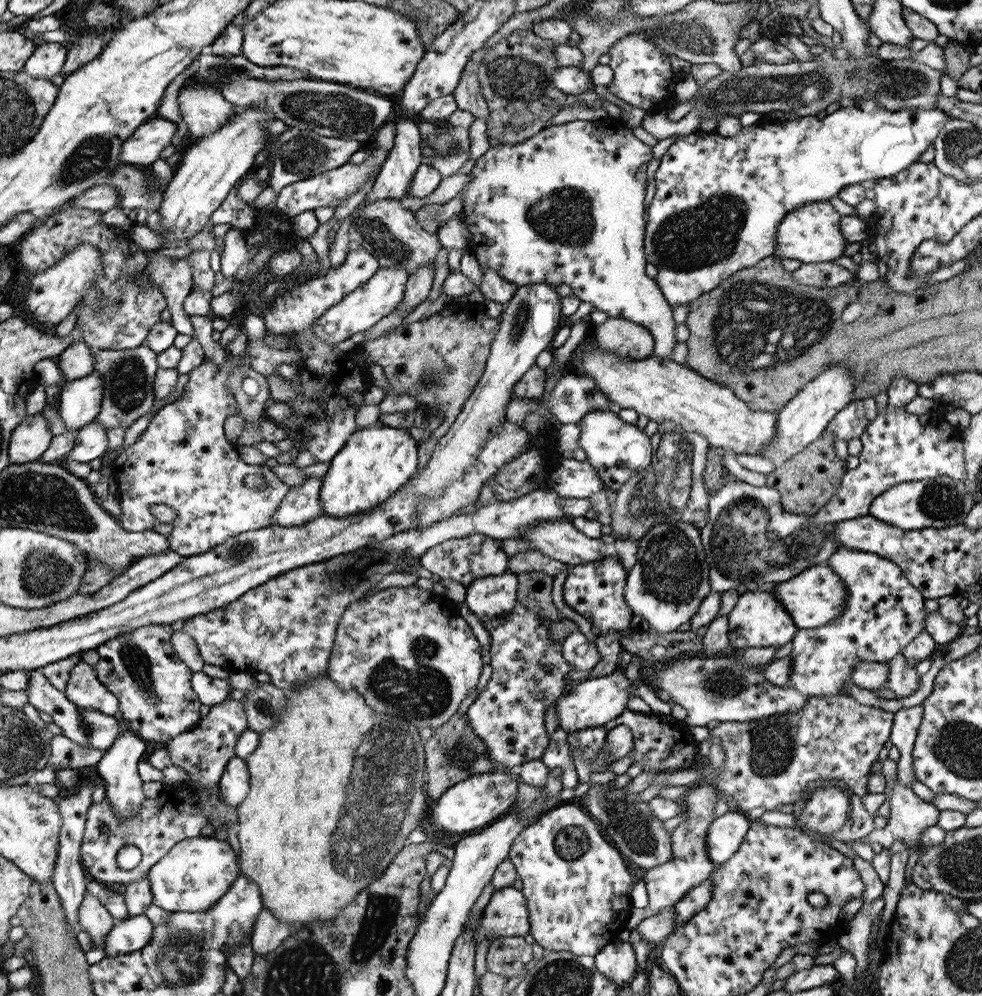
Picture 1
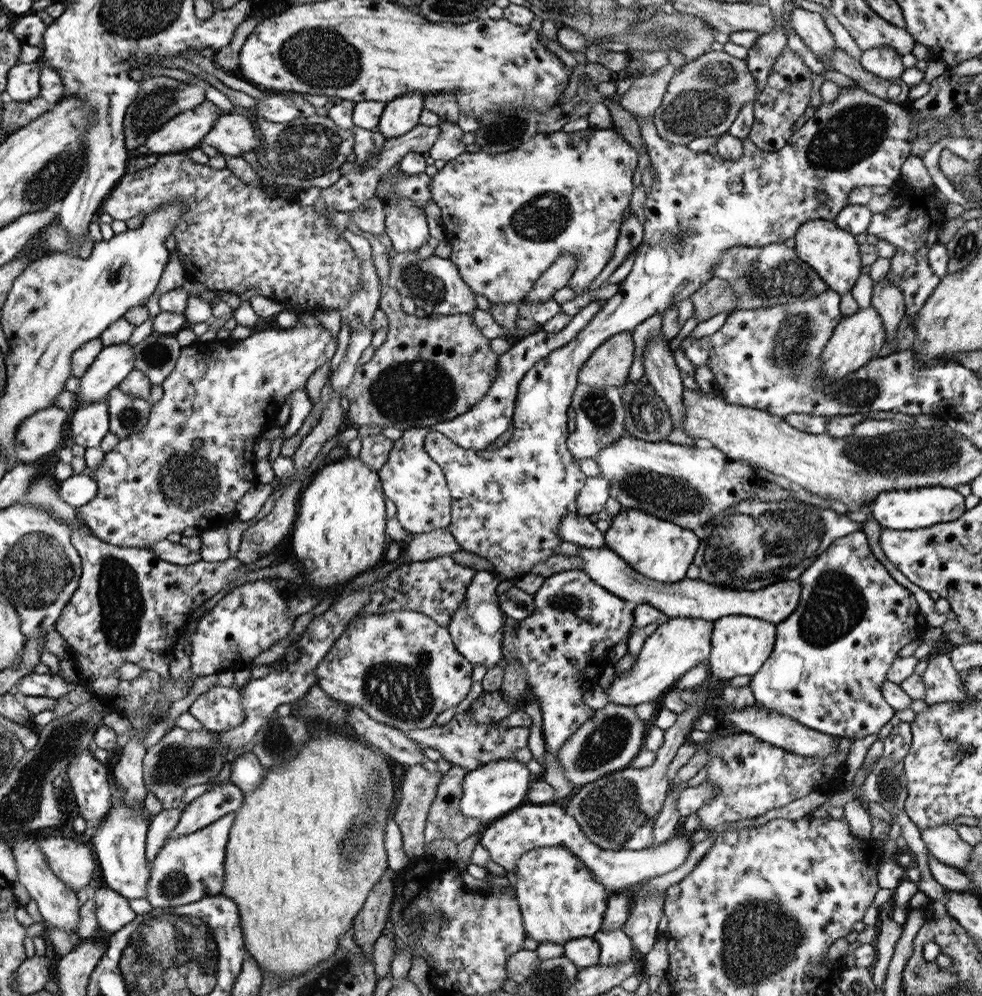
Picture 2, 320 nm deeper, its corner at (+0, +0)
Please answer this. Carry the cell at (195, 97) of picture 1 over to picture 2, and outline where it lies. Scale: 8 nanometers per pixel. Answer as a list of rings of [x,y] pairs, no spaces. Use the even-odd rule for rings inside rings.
[[[229,112],[217,120],[203,142],[224,156],[242,157],[246,152],[260,150],[258,133],[256,125],[246,116]]]

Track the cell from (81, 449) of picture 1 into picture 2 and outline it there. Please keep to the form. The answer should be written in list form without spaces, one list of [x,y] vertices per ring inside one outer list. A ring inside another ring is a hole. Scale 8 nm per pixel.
[[[107,399],[78,406],[70,420],[70,438],[74,444],[90,448],[100,446],[109,431],[109,406]]]

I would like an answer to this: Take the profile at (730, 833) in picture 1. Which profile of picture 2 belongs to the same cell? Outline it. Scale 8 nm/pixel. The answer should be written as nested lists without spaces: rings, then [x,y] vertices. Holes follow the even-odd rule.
[[[526,801],[506,816],[488,824],[480,842],[488,850],[490,860],[503,866],[506,871],[515,871],[521,856],[534,848],[565,846],[593,874],[595,880],[611,894],[620,892],[630,884],[643,884],[650,878],[676,870],[685,861],[694,845],[686,841],[688,837],[690,838],[690,833],[681,831],[670,837],[664,844],[642,850],[604,850],[586,838],[575,818],[560,805],[553,802],[537,805]]]

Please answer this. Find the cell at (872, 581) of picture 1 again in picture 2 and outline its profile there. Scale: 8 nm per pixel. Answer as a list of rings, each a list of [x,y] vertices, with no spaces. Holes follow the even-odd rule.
[[[857,531],[848,536],[836,539],[835,542],[821,555],[812,562],[811,566],[806,568],[798,582],[800,583],[800,598],[798,606],[794,612],[782,622],[776,624],[776,640],[772,654],[764,661],[760,670],[754,676],[751,676],[749,687],[752,689],[754,695],[755,706],[759,708],[768,708],[781,712],[784,716],[789,716],[807,726],[812,730],[818,730],[827,735],[844,736],[849,740],[864,738],[868,734],[882,734],[883,729],[886,727],[887,722],[895,715],[895,710],[884,700],[881,686],[887,679],[887,670],[890,665],[895,661],[896,655],[906,644],[912,642],[915,637],[920,637],[925,629],[923,626],[922,618],[919,611],[918,603],[915,596],[912,594],[908,587],[902,583],[898,583],[888,570],[875,558],[868,539],[863,531]]]

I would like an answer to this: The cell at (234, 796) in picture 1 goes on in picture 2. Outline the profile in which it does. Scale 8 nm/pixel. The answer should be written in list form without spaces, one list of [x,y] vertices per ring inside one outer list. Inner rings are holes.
[[[222,783],[212,787],[201,796],[192,800],[183,811],[178,824],[170,832],[166,842],[183,834],[190,834],[206,828],[231,812],[237,812],[243,806],[242,789],[232,783]]]

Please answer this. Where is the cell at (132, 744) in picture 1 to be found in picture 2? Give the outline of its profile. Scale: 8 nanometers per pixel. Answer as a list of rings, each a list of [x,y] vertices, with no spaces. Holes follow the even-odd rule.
[[[114,797],[113,807],[105,819],[97,826],[95,835],[91,837],[92,851],[96,853],[96,862],[102,869],[103,879],[108,888],[112,888],[127,898],[147,898],[149,879],[152,875],[152,864],[146,853],[147,832],[150,830],[148,821],[141,810],[127,806],[123,800]]]

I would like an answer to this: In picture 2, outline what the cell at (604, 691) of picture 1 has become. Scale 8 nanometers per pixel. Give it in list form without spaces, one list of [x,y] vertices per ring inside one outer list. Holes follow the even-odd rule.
[[[670,618],[645,643],[630,670],[616,675],[607,690],[609,703],[621,705],[659,702],[661,696],[691,668],[709,660],[713,622],[700,618]]]

